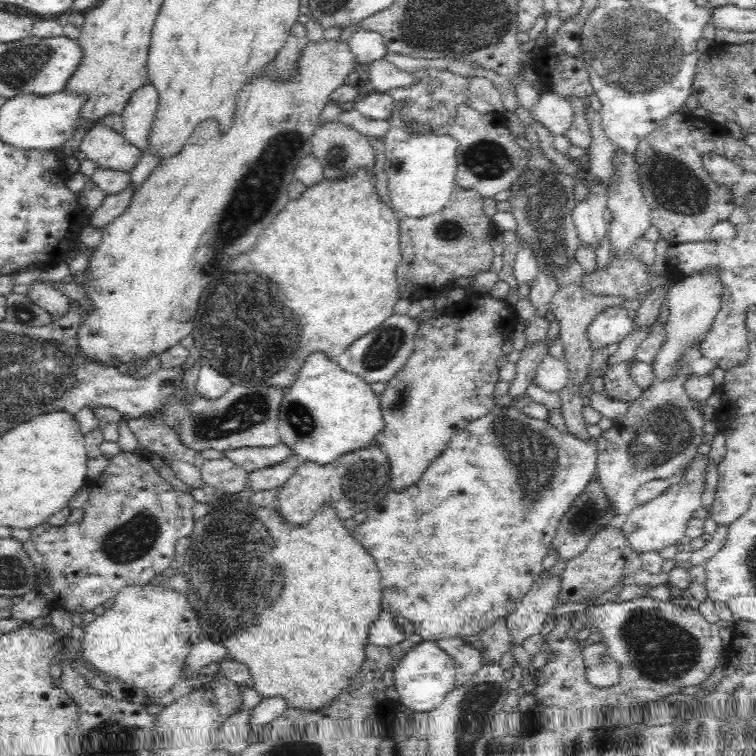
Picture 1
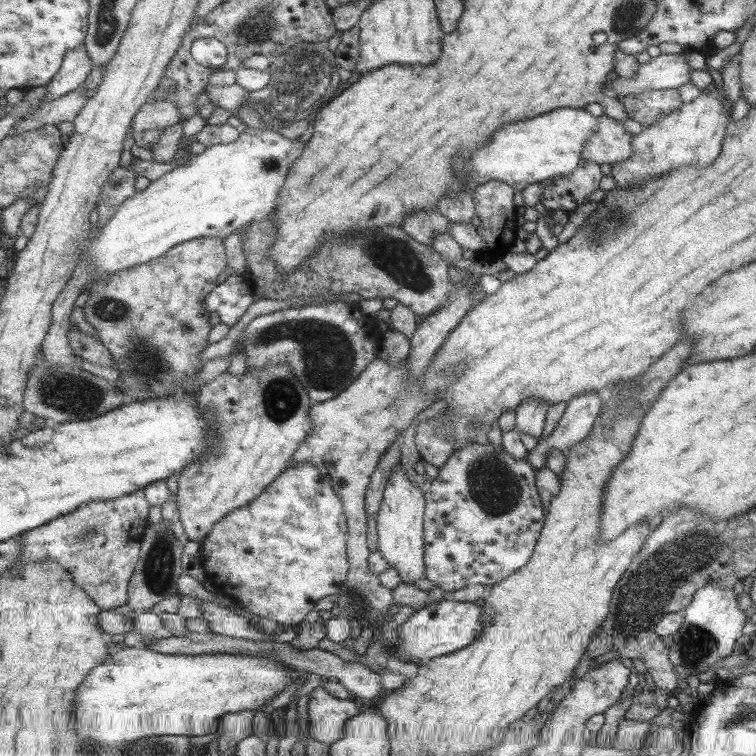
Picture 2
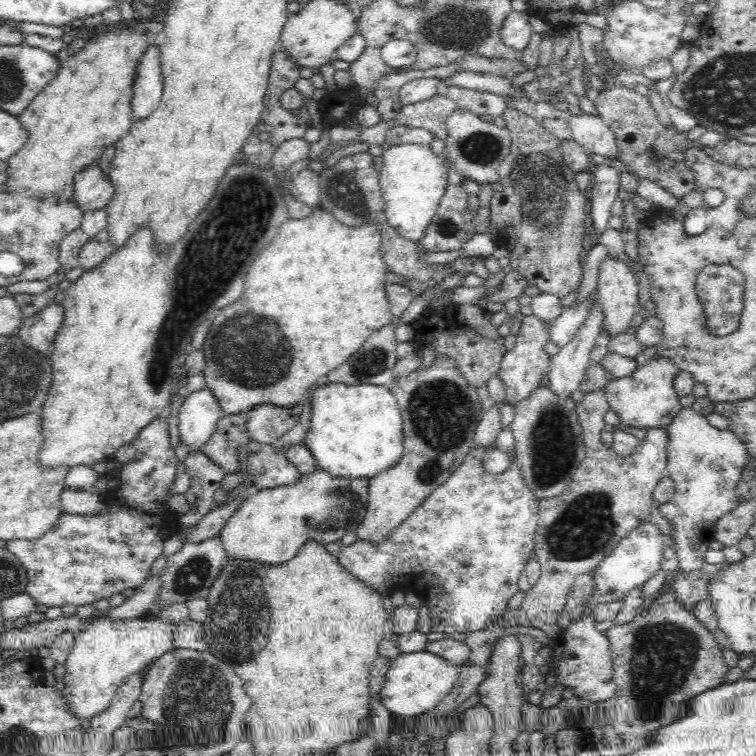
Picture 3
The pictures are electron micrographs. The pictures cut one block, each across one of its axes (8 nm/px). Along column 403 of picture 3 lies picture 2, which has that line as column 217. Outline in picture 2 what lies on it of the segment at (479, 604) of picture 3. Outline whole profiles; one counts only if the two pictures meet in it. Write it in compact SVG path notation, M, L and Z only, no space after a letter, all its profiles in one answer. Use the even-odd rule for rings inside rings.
M299 462L279 473L251 506L232 510L219 518L199 544L197 557L209 587L229 597L245 611L273 620L287 629L300 624L319 598L335 595L341 589L347 576L346 537L346 516L340 496L318 467L311 462Z

